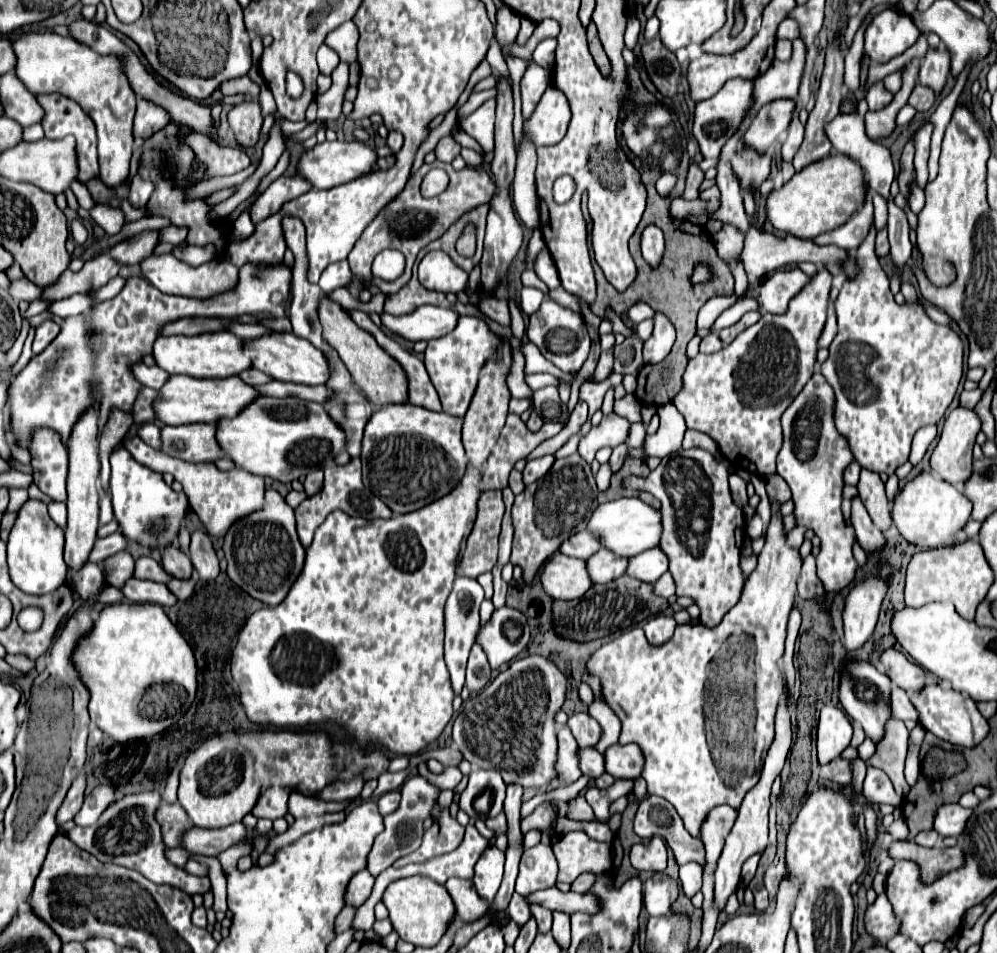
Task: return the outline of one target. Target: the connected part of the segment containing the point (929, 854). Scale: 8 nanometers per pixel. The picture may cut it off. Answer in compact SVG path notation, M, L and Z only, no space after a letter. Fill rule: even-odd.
M895 841L889 847L893 859L911 859L919 863L921 877L925 881L935 881L945 873L965 865L965 851L961 847L921 847L915 841Z

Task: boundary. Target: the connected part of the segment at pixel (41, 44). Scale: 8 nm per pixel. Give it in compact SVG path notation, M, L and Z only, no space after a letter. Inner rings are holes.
M27 33L15 43L17 53L17 77L35 95L59 93L77 101L83 111L93 119L97 129L97 153L99 153L99 177L117 187L129 175L129 163L133 155L133 117L137 95L125 75L125 63L115 55L99 55L91 47L79 43L73 37L57 33Z

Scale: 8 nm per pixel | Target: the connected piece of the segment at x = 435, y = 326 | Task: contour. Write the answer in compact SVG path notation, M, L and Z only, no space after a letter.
M425 305L405 317L393 317L389 313L383 313L381 321L387 329L409 341L431 341L451 333L457 327L459 315L451 307Z

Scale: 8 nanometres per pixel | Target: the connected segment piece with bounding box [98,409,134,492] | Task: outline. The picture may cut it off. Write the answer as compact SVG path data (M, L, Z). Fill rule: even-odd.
M113 409L99 440L99 459L101 464L100 480L103 492L108 490L110 480L109 458L115 445L122 441L129 427L133 424L133 417L129 413L123 413Z

